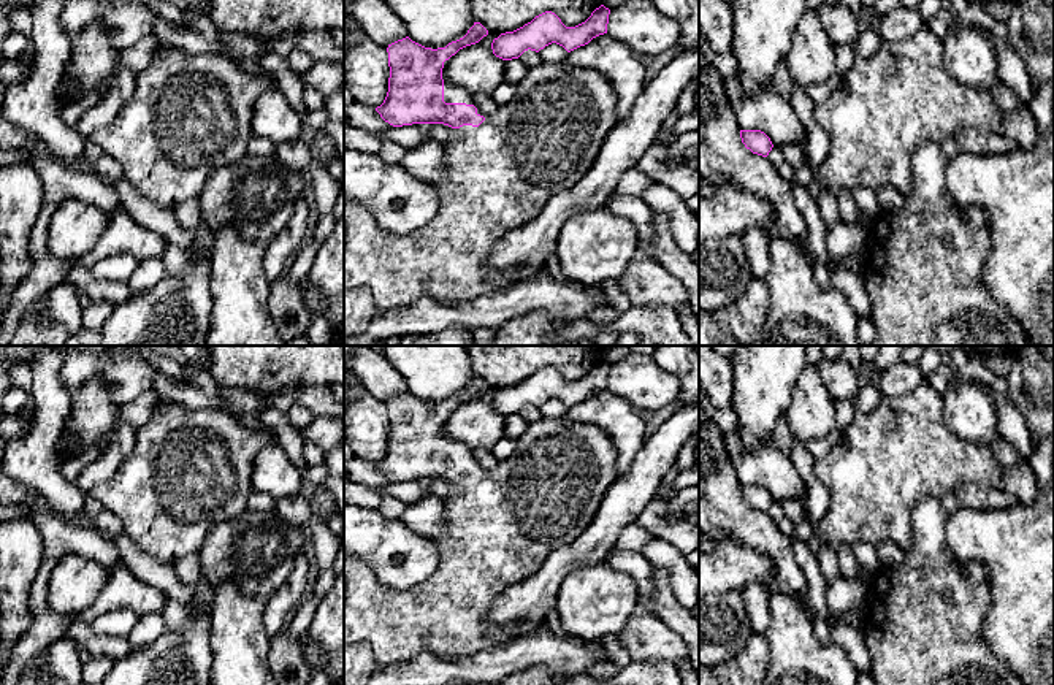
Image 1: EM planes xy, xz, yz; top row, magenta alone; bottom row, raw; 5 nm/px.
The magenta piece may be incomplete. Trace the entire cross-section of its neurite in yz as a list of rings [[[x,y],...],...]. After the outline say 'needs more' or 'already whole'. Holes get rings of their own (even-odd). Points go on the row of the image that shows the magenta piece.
[[[740,130],[740,138],[747,149],[762,157],[767,157],[773,147],[770,138],[761,130]]]; already whole

